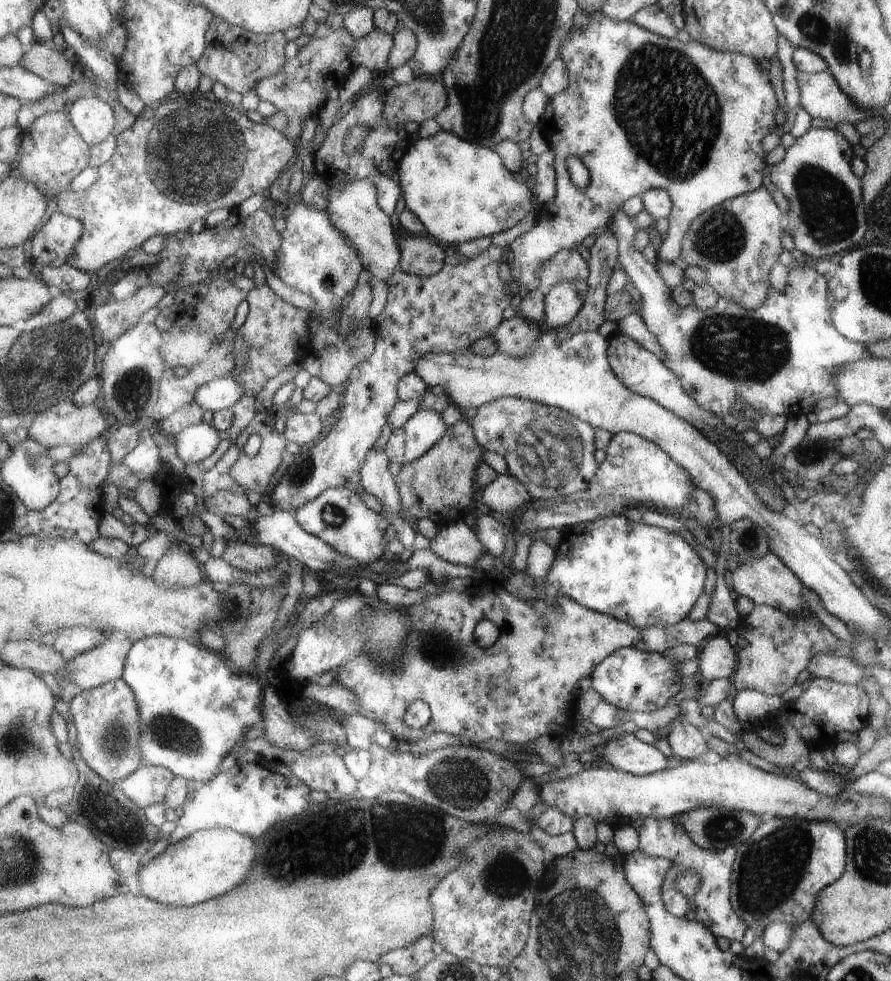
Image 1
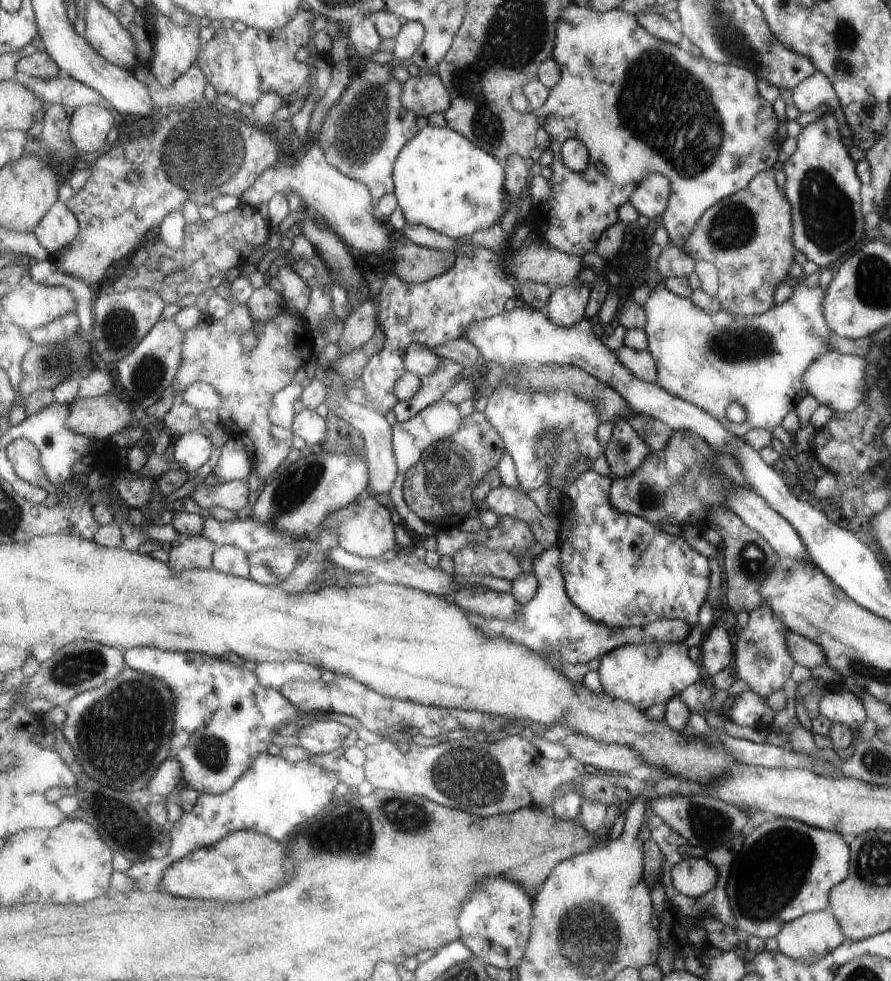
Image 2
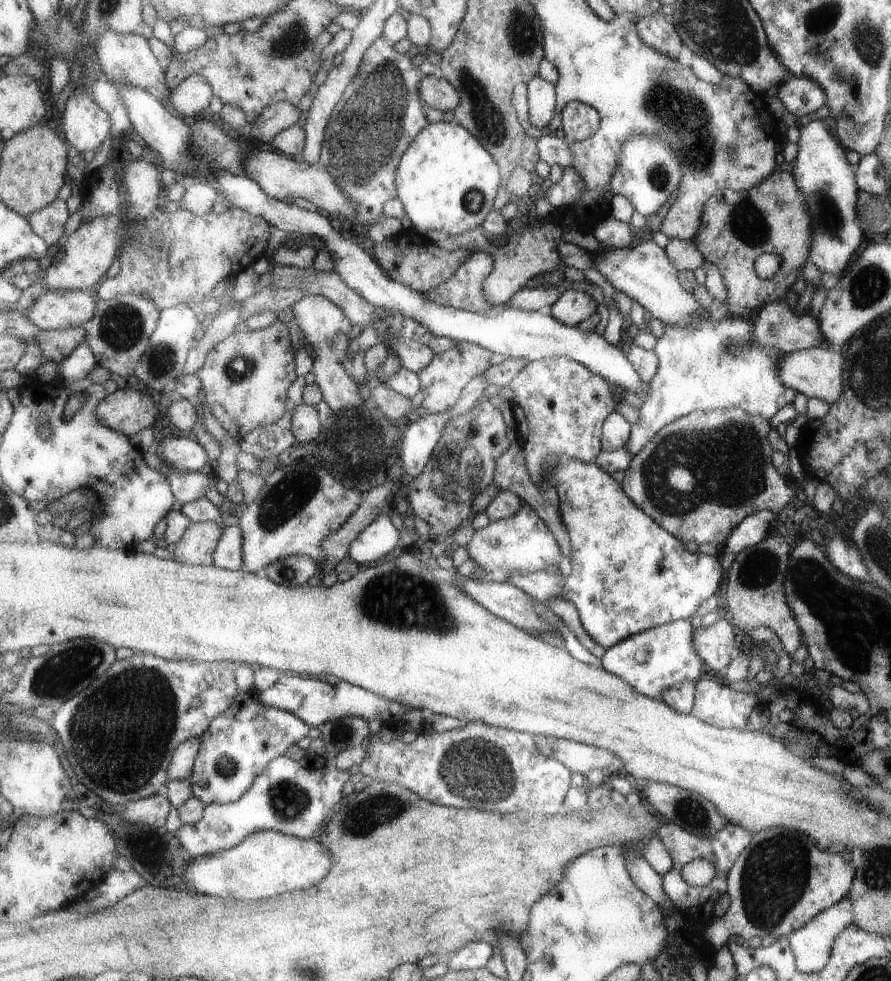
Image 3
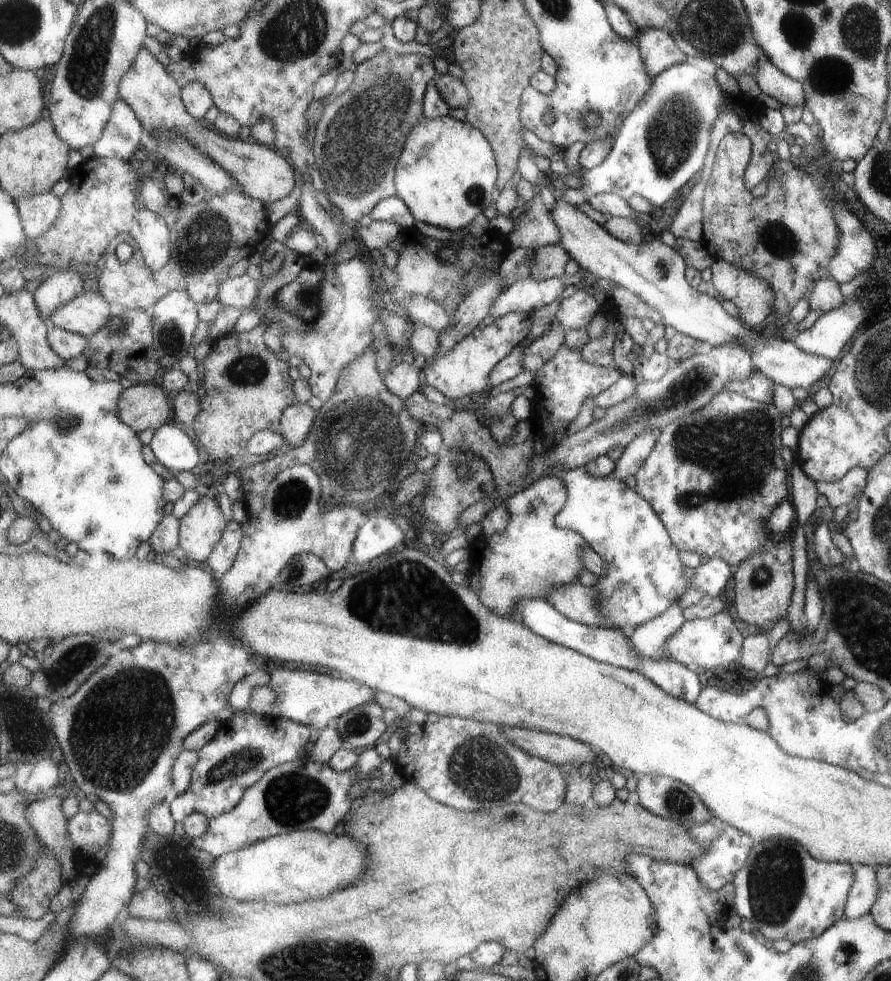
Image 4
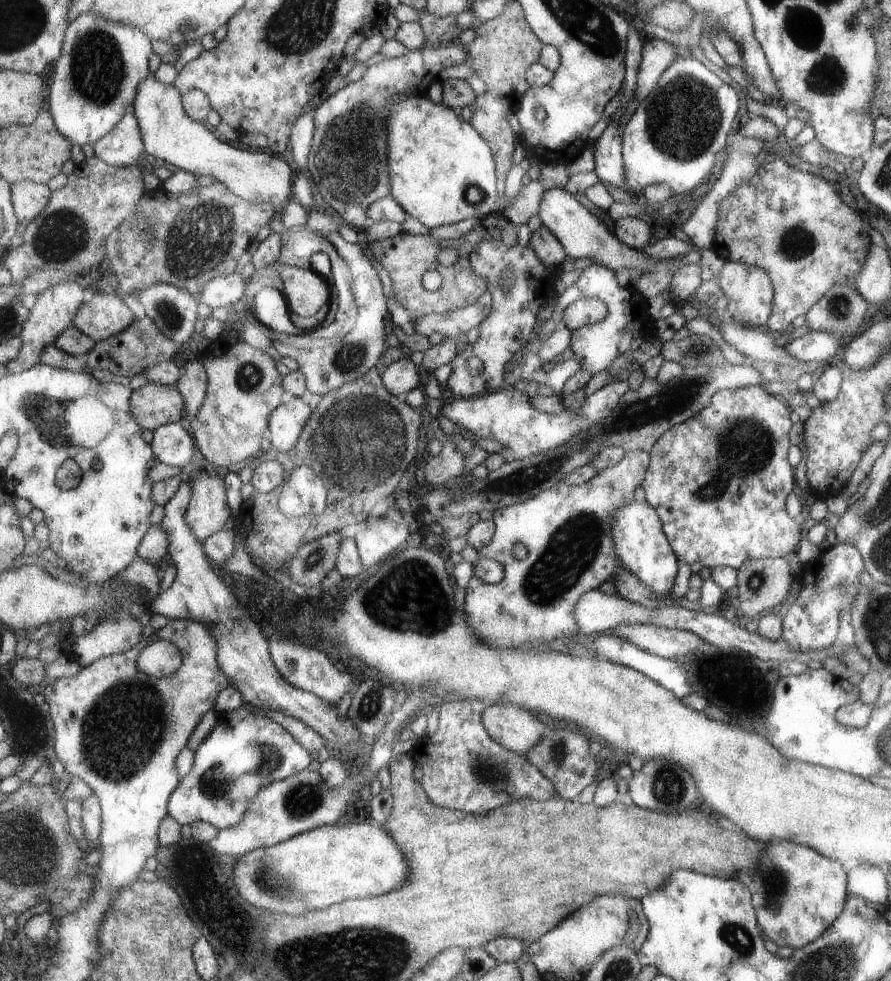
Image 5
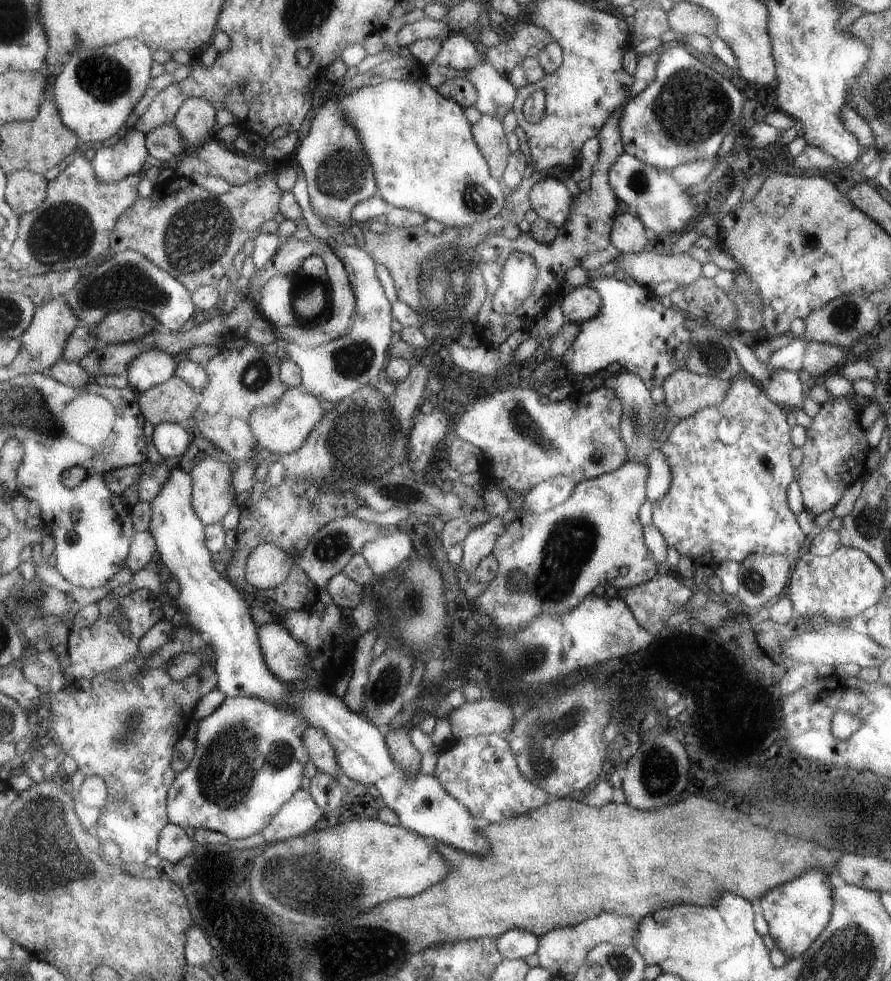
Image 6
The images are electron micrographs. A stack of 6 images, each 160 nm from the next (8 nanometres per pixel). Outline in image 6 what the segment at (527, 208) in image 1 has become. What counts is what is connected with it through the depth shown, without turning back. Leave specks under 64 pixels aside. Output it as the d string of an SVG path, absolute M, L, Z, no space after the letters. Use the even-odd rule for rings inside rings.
M415 78L409 80L387 79L381 84L357 89L351 94L341 97L338 101L342 112L354 126L358 138L363 143L364 149L370 158L379 193L381 193L381 196L391 207L411 209L412 211L424 214L428 219L441 222L447 227L457 228L492 219L493 217L499 216L501 211L504 210L508 189L502 184L502 181L493 178L490 165L487 164L486 157L483 156L478 144L475 142L473 124L471 124L471 122L467 120L467 116L465 116L465 107L453 99L444 97L437 88L430 86L423 78L420 80L415 80Z

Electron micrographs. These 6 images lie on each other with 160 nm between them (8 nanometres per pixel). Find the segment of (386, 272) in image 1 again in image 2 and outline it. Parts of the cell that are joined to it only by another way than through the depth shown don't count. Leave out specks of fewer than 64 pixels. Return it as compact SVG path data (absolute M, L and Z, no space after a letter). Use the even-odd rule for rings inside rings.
M319 138L309 140L306 151L294 165L275 165L263 171L262 175L243 192L241 202L255 206L261 204L261 202L268 203L275 195L281 193L287 195L289 192L296 193L303 200L302 202L306 209L317 214L318 218L326 226L335 231L346 242L346 245L349 245L357 260L359 256L367 256L368 254L385 254L385 251L392 247L395 236L385 219L379 220L375 218L375 202L369 187L358 180L353 180L351 177L345 176L338 168L332 167L324 155Z

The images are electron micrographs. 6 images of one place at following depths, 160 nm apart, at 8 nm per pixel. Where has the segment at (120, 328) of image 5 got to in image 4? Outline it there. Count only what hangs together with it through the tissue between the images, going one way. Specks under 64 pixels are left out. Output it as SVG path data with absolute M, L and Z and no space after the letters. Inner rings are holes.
M88 291L58 308L49 317L51 327L61 327L90 339L110 323L111 303L99 293Z

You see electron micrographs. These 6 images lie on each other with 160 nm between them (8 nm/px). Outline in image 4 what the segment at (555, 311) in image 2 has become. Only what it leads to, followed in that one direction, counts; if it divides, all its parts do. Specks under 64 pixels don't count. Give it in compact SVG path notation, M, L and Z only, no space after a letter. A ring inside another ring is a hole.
M577 290L570 297L563 299L556 313L556 321L563 325L570 334L578 329L584 330L599 312L599 302L587 291Z

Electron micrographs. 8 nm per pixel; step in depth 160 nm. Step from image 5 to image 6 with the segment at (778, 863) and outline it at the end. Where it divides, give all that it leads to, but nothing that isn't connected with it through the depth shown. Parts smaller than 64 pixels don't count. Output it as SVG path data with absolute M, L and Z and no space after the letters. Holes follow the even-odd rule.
M807 870L756 901L756 911L763 915L768 924L768 934L773 939L774 948L781 950L787 961L801 956L827 924L833 904L832 890L827 884L827 876L819 870Z

